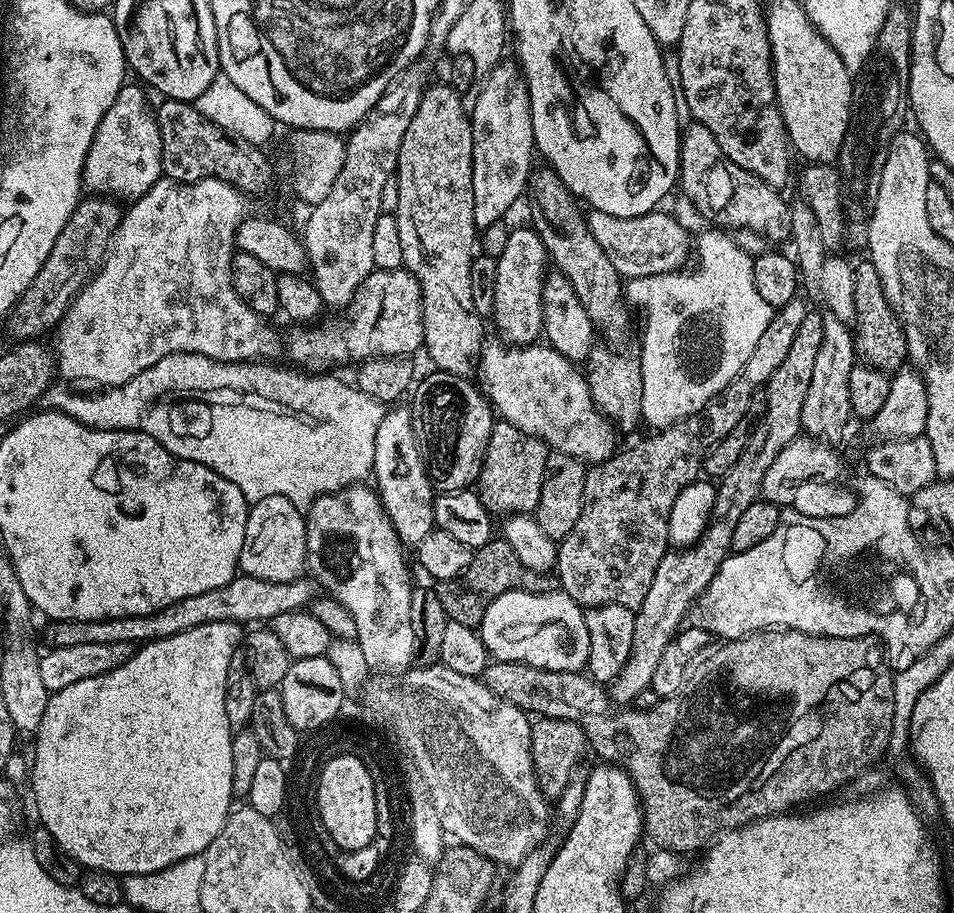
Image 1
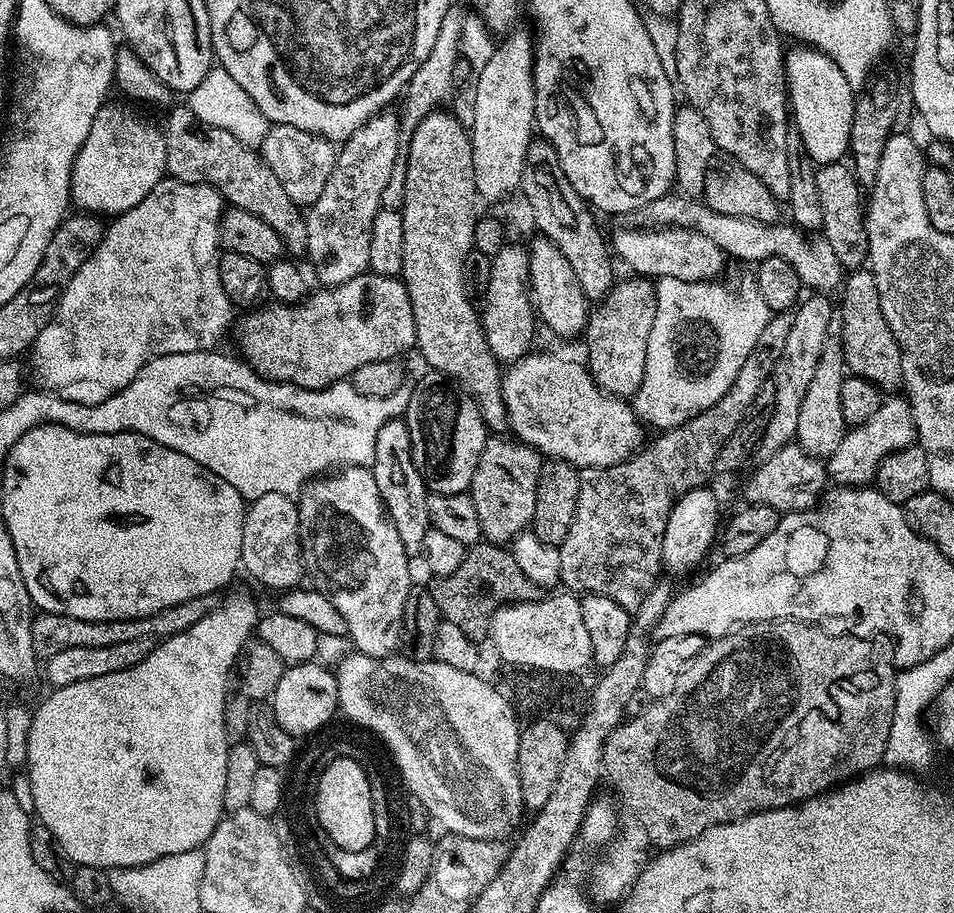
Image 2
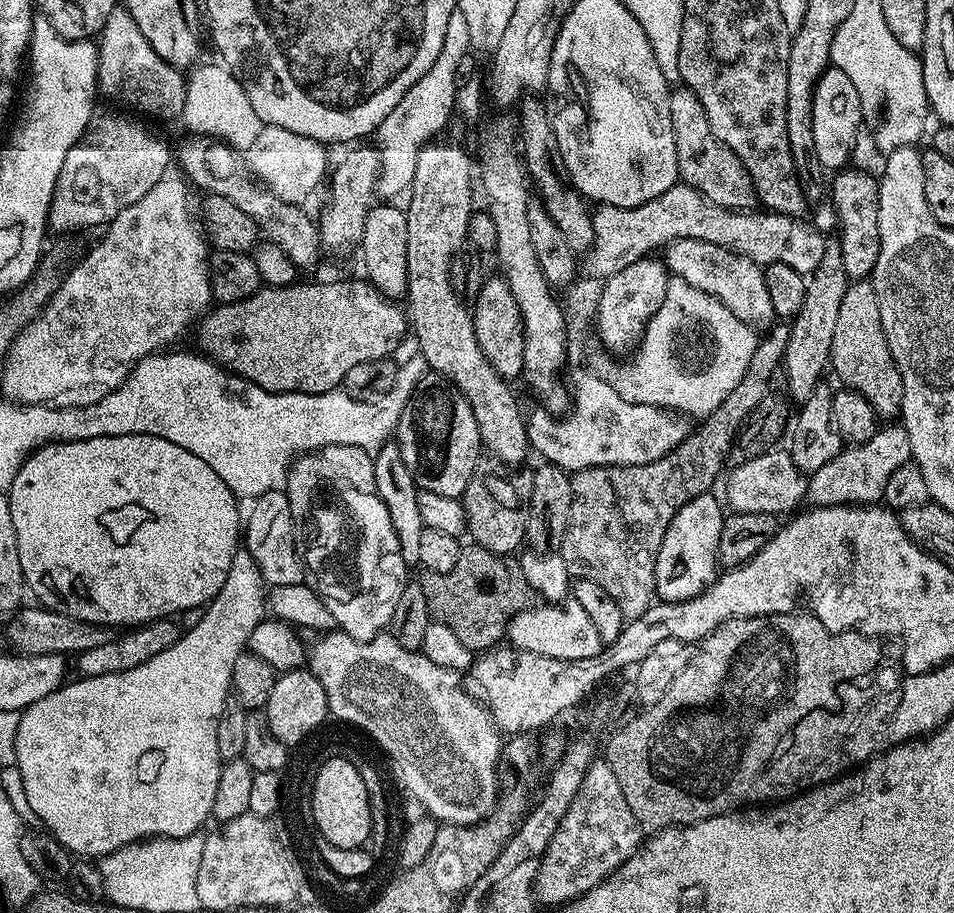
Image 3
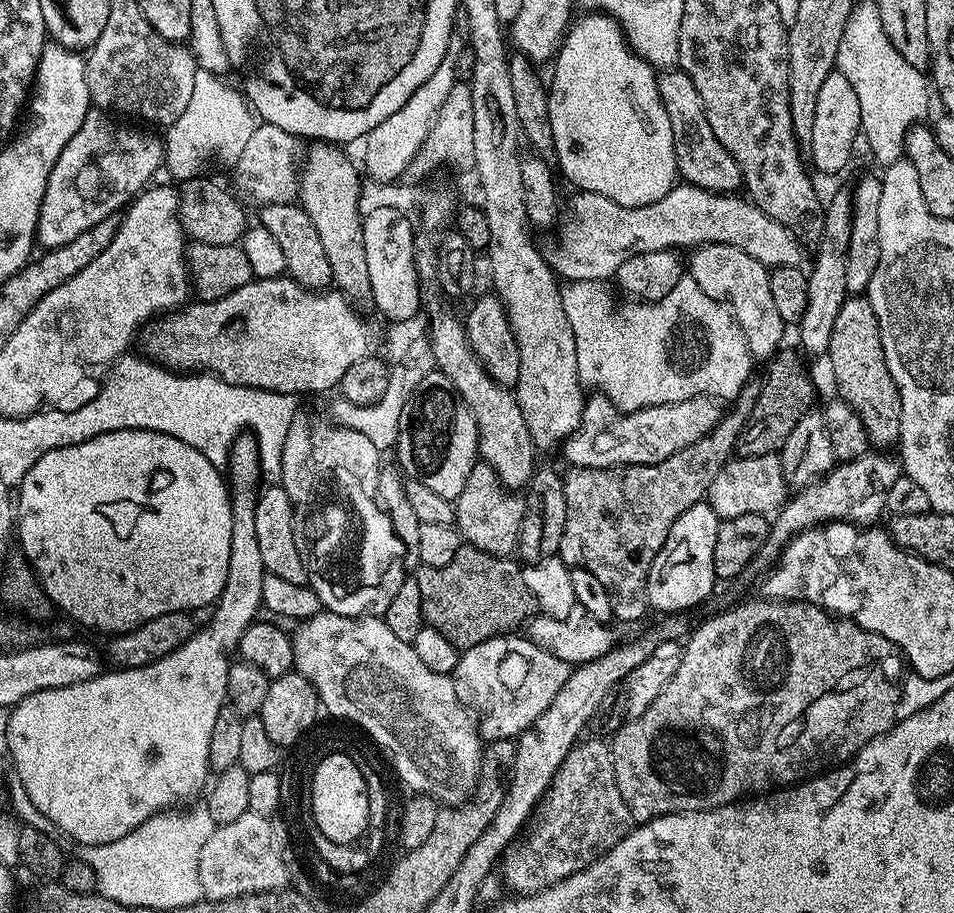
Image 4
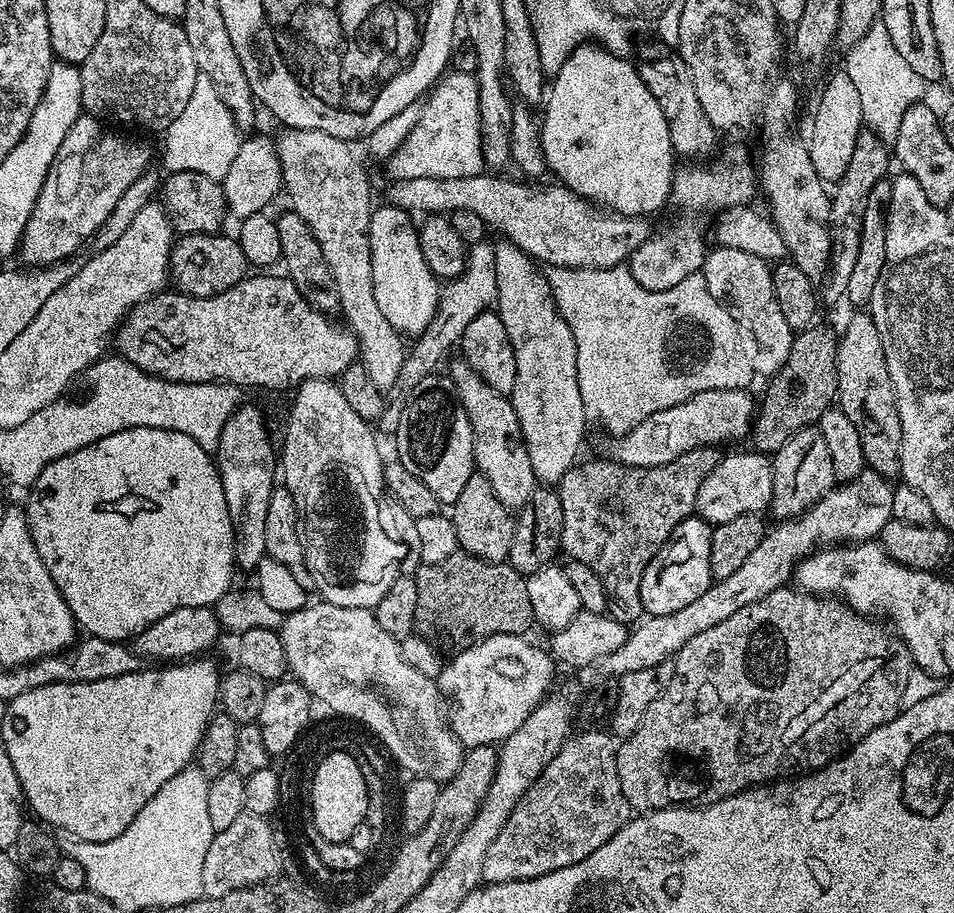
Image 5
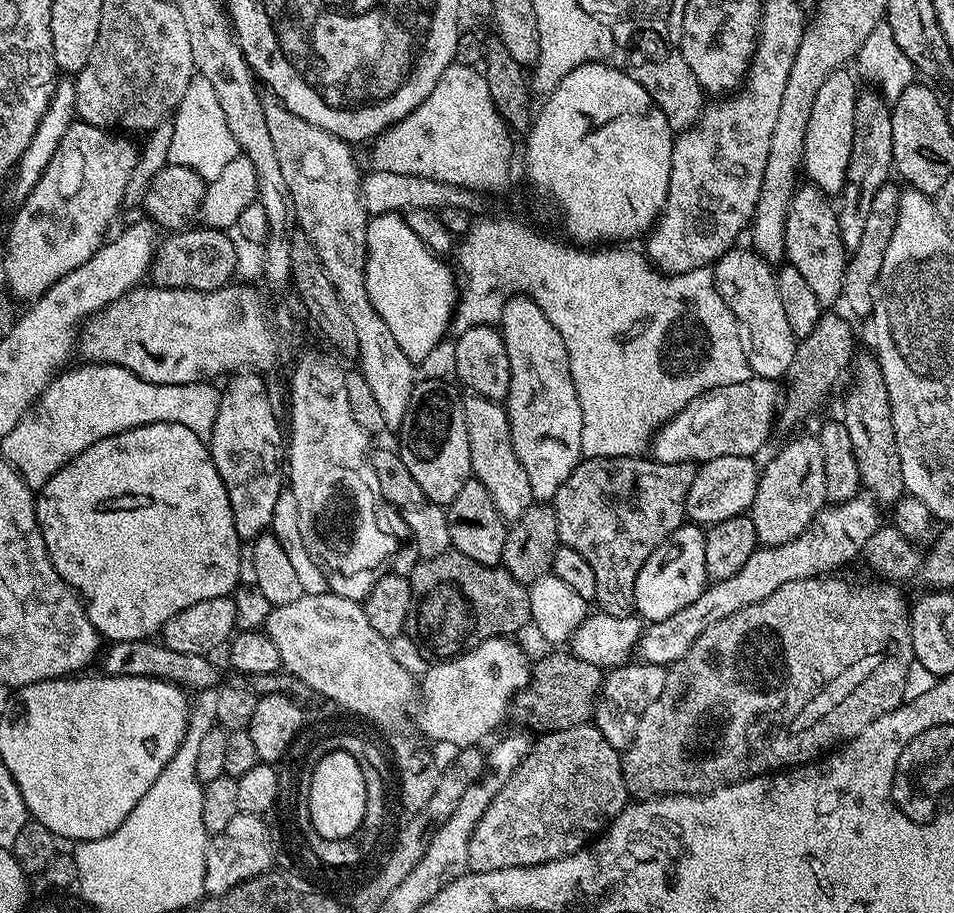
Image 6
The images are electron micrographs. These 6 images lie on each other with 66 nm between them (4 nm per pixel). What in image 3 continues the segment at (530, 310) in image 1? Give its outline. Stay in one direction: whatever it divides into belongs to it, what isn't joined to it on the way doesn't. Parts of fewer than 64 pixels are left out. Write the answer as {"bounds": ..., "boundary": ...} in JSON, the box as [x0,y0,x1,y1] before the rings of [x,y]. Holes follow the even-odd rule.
{"bounds":[471,275,524,381],"boundary":[[[489,275],[480,287],[474,303],[471,305],[474,322],[474,338],[478,338],[478,346],[482,346],[482,354],[486,354],[486,362],[494,366],[494,370],[503,380],[519,381],[524,375],[524,327],[522,314],[518,310],[518,302],[514,302],[514,294],[510,294],[510,286],[503,275]]]}

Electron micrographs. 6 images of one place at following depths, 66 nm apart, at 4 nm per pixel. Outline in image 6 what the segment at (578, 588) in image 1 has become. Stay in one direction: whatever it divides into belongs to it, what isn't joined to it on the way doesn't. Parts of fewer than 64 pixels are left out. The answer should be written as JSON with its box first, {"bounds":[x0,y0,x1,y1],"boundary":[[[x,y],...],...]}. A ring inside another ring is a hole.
{"bounds":[550,455,697,618],"boundary":[[[643,455],[589,456],[581,459],[570,478],[558,486],[558,494],[550,503],[558,518],[560,543],[565,548],[578,550],[578,554],[590,562],[590,570],[594,570],[594,579],[598,581],[595,603],[599,611],[614,618],[633,615],[636,607],[634,582],[638,582],[638,570],[642,570],[646,558],[650,558],[650,554],[654,554],[654,550],[658,550],[658,546],[662,546],[662,542],[685,523],[684,499],[690,492],[696,470],[697,465],[692,462],[660,464]]]}

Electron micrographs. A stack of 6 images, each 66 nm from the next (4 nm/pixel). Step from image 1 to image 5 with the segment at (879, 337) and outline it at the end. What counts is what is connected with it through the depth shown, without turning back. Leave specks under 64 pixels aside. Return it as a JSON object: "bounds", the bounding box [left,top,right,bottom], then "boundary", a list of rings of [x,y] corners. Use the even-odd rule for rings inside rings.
{"bounds":[835,310,902,478],"boundary":[[[864,310],[853,312],[856,313],[849,318],[844,333],[841,331],[836,341],[835,403],[858,429],[865,465],[878,474],[896,478],[900,476],[902,418],[898,418],[894,382],[890,382],[890,370],[886,370],[886,354],[874,318]]]}

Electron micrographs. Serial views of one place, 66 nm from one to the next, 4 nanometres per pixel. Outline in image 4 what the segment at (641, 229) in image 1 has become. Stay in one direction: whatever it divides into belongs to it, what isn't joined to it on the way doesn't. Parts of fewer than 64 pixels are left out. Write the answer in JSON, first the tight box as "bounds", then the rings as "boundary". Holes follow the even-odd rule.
{"bounds":[686,244,786,361],"boundary":[[[702,244],[692,254],[686,260],[687,275],[698,282],[707,296],[725,305],[732,313],[746,338],[750,354],[757,361],[771,361],[779,353],[776,351],[784,340],[786,325],[774,307],[774,298],[770,294],[768,265],[758,262],[758,258],[750,258],[746,250],[738,250],[738,246],[729,244]]]}

